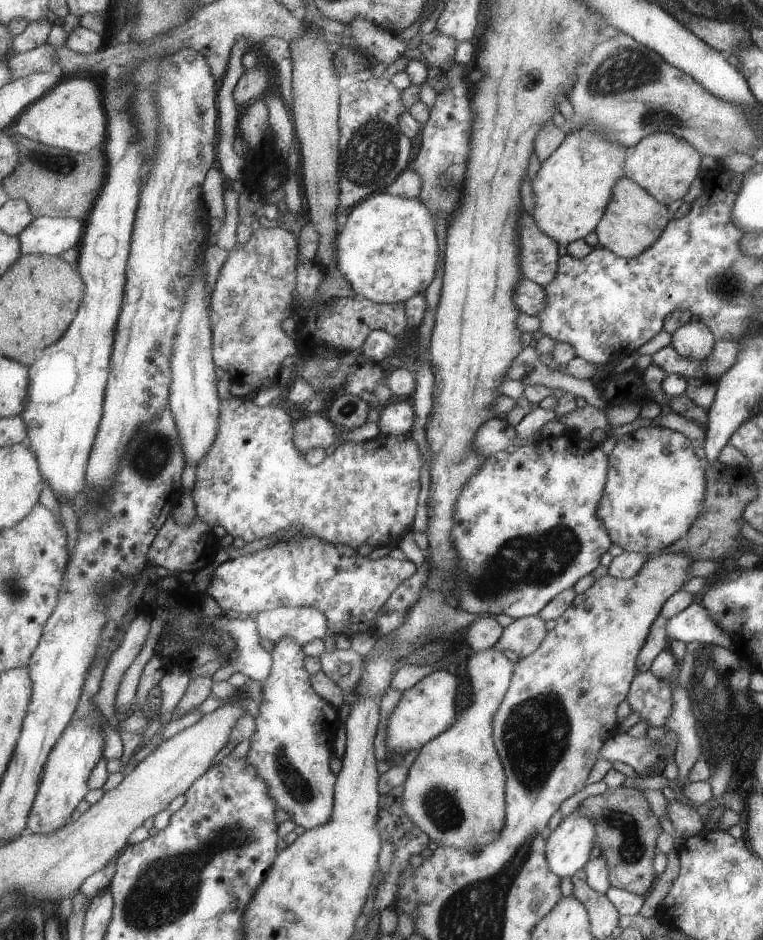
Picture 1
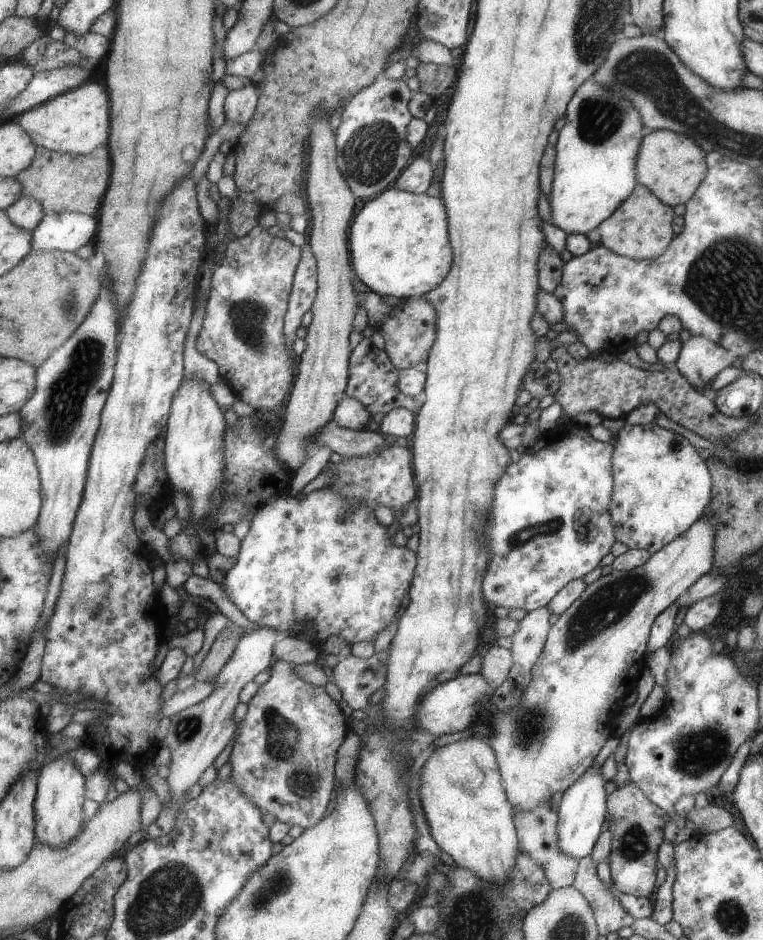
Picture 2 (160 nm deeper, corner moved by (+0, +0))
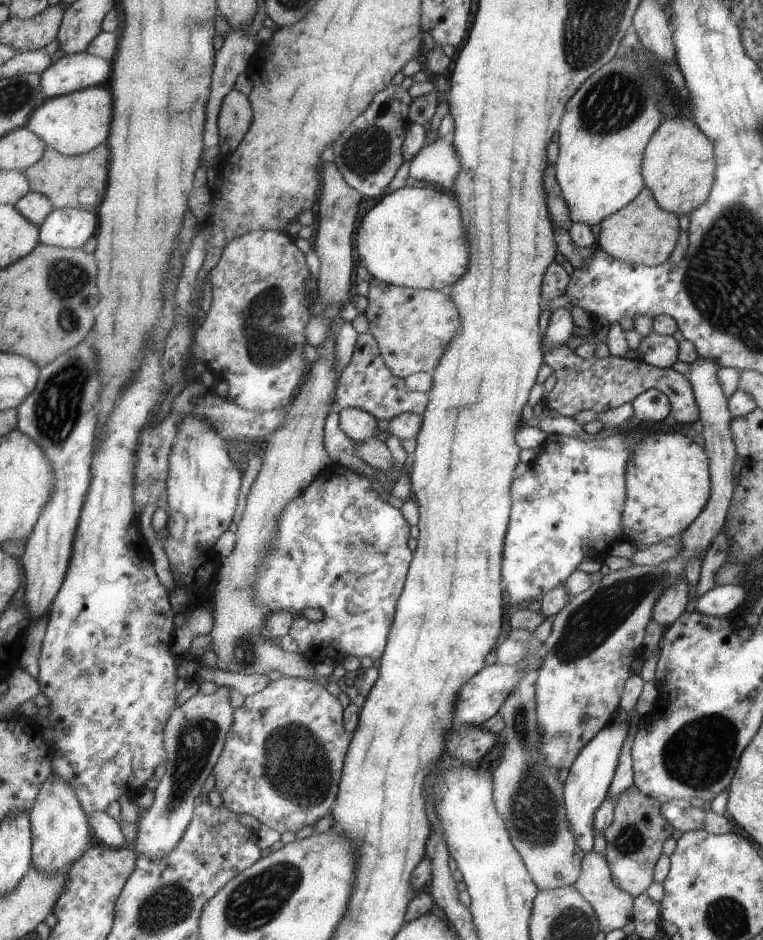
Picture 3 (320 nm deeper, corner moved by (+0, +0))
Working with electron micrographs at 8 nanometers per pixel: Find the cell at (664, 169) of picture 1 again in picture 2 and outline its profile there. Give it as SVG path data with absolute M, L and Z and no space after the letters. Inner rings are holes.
M670 130L645 134L636 157L636 182L648 187L662 203L674 207L689 201L705 176L705 151L689 137Z

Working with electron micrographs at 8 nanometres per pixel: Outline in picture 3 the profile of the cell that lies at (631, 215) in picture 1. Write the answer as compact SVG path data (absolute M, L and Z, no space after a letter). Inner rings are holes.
M645 187L636 198L633 198L632 202L600 222L596 247L624 263L640 264L645 267L660 265L668 260L675 246L679 232L679 228L675 228L679 226L677 217L676 214L660 208L655 196Z

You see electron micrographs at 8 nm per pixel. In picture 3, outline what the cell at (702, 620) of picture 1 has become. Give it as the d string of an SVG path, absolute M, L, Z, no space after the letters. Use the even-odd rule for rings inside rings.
M714 585L697 600L695 610L704 615L726 617L731 610L743 602L745 592L739 585Z

